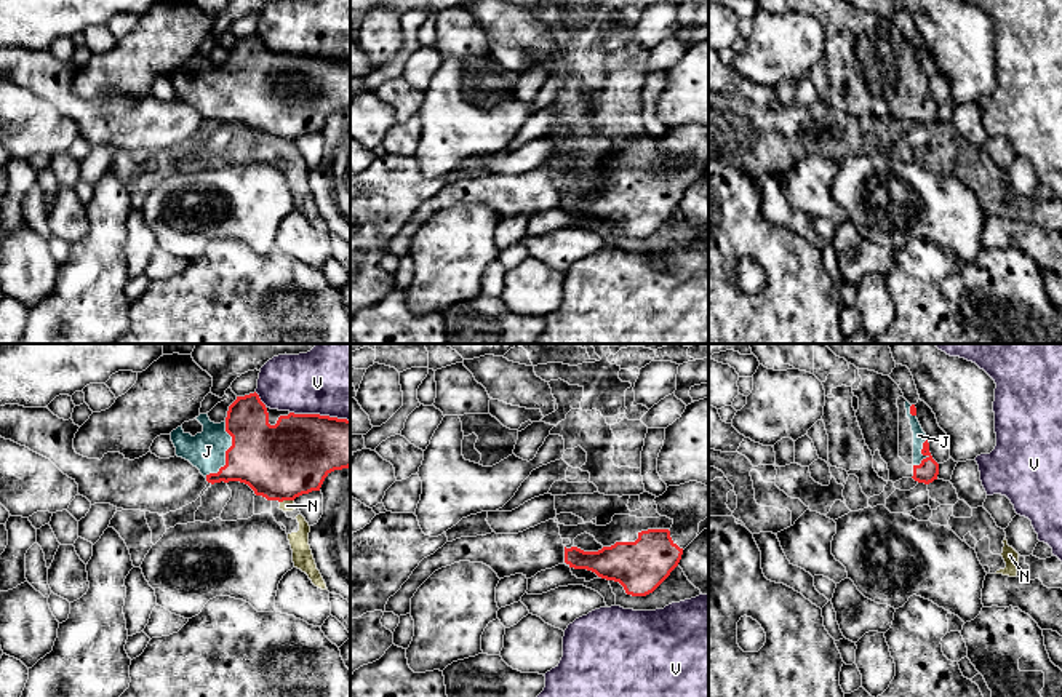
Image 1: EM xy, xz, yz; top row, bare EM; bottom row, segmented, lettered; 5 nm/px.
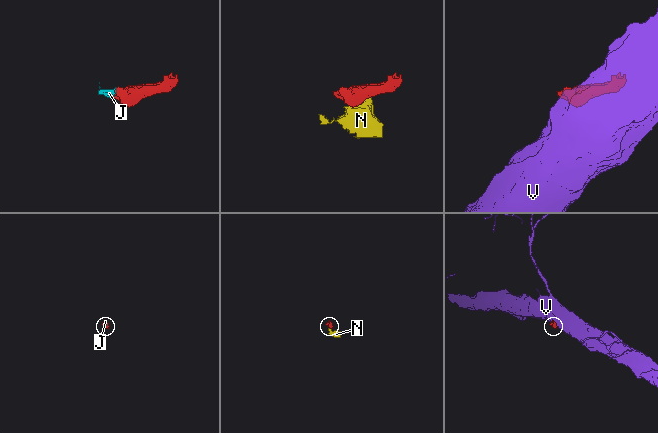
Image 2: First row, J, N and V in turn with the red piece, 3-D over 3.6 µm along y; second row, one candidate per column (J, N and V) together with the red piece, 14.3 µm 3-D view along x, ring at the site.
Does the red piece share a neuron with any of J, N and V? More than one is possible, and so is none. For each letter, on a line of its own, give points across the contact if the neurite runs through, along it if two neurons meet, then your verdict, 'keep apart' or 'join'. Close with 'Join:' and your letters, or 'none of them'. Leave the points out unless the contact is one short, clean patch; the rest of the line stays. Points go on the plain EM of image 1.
J: join
N: border along xy (293, 141), (280, 144); keep apart
V: keep apart
Join: J

